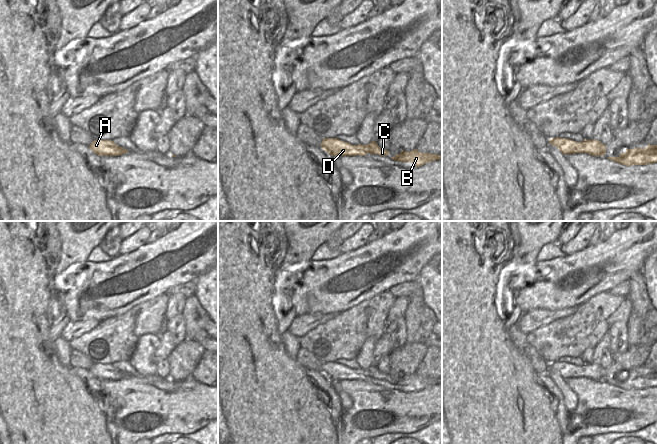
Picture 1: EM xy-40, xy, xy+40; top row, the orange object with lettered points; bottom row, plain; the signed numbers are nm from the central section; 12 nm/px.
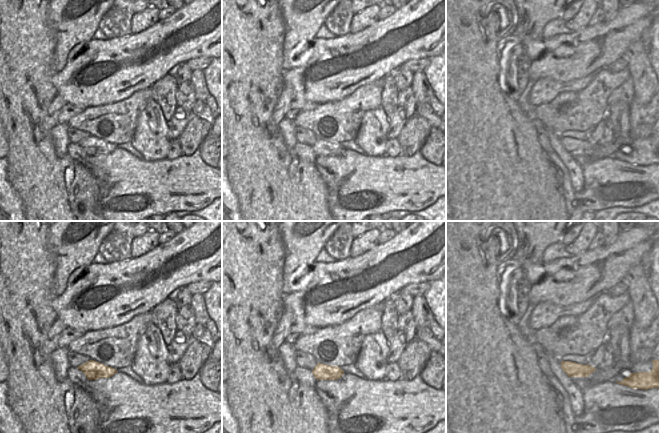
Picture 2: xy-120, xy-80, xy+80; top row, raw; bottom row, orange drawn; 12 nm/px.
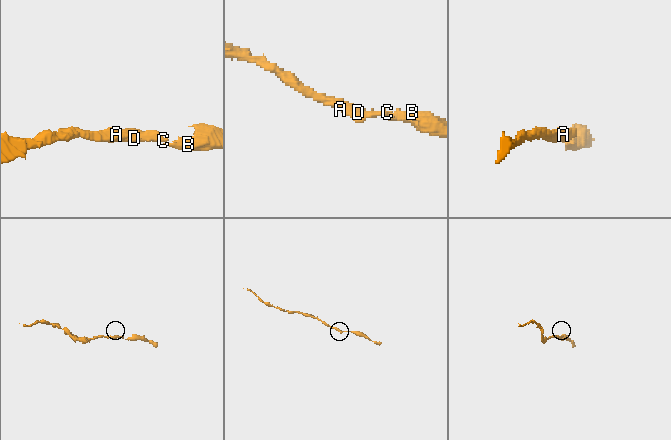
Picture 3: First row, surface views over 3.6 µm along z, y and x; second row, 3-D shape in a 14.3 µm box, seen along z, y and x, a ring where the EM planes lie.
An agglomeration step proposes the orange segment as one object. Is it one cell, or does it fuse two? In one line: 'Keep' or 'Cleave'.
Keep

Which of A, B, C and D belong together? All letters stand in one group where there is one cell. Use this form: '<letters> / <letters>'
A B C D

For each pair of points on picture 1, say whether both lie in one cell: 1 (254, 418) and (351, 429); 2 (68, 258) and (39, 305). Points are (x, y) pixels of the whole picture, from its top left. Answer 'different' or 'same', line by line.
1: different
2: different

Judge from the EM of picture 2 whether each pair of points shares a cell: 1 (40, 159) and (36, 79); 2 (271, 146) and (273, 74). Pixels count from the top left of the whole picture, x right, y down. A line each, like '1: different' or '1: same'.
1: same
2: same

